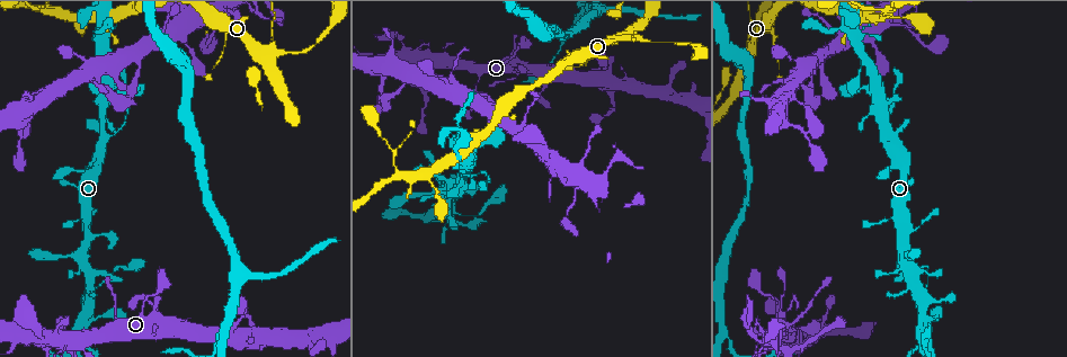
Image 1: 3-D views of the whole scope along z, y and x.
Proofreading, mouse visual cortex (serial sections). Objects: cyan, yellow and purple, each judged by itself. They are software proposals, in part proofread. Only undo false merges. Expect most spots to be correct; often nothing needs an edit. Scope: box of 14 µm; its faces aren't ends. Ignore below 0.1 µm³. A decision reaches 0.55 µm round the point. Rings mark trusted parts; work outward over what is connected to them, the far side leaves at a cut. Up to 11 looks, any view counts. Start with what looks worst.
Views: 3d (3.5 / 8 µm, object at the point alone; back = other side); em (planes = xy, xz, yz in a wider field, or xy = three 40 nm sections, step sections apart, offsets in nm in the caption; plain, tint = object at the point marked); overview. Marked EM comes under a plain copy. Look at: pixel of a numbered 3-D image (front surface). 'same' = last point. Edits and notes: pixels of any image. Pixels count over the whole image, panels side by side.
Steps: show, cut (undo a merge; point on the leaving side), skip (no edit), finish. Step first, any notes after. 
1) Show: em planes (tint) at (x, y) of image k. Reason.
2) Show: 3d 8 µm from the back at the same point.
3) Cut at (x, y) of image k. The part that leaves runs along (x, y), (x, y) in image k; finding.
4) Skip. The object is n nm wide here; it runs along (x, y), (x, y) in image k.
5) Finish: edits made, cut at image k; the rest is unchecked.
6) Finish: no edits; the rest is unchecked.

Show: 3d 3.5 µm at (266, 53) of image 1. Sharp bend.

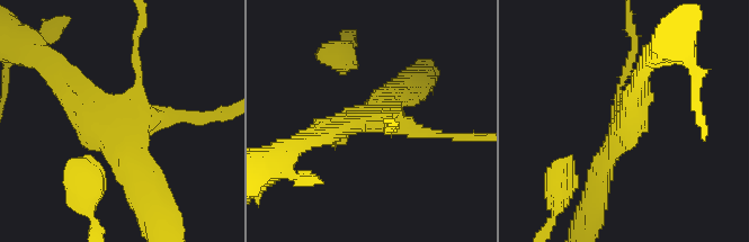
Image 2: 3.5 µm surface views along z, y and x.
Show: em xy step 5 (tint) at (622, 129) of image 2. 4 arms meet here; the arms are 100, 200, 300, 350 nm wide.

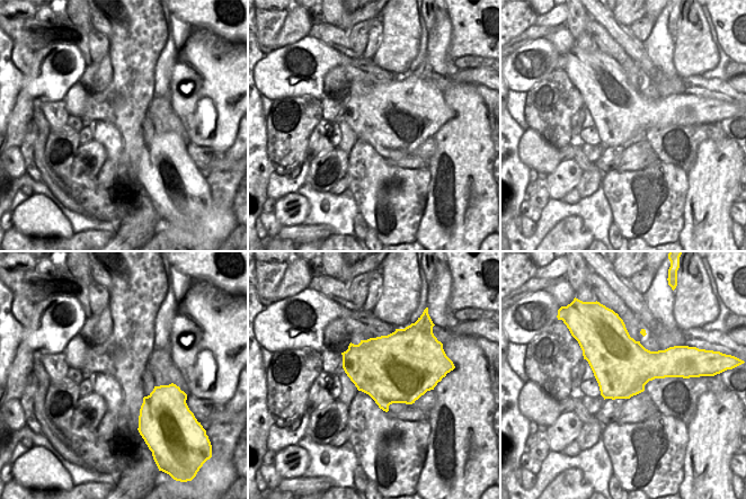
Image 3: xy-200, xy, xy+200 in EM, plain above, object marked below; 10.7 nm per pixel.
Skip. It runs along (62, 82), (114, 127), (145, 190) in image 2; continuous, no second cell.

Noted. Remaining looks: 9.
Show: 3d 3.5 µm at (67, 341) of image 1. Sharp bend.

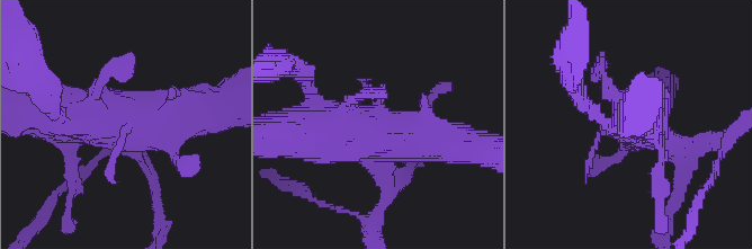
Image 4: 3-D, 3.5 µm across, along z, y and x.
Show: em xy step 2 (tint) at (126, 127) of image 4.

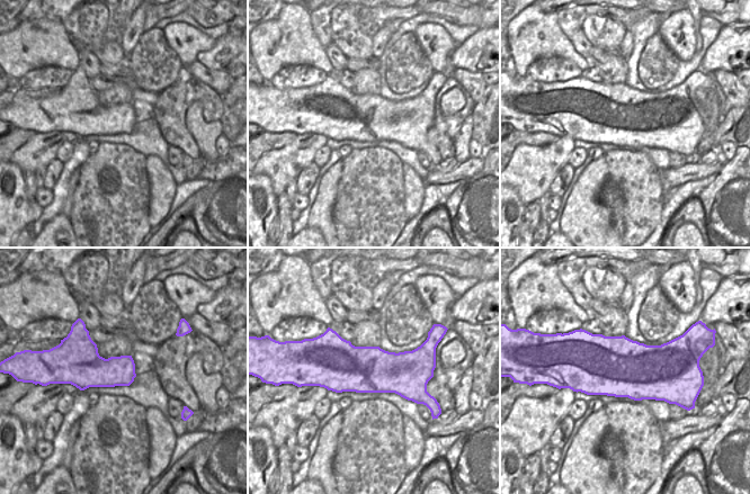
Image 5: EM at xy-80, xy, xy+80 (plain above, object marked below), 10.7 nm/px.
Skip. The object is 500 nm wide here; it runs along (457, 143), (309, 129) in image 4; all the same cell.

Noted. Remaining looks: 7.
Show: 3d 3.5 µm at (922, 293) of image 1. Branch point.

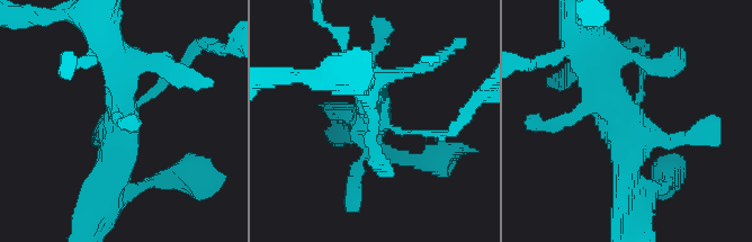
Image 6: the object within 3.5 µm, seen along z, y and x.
Show: em planes (tint) at (125, 115) of image 6.

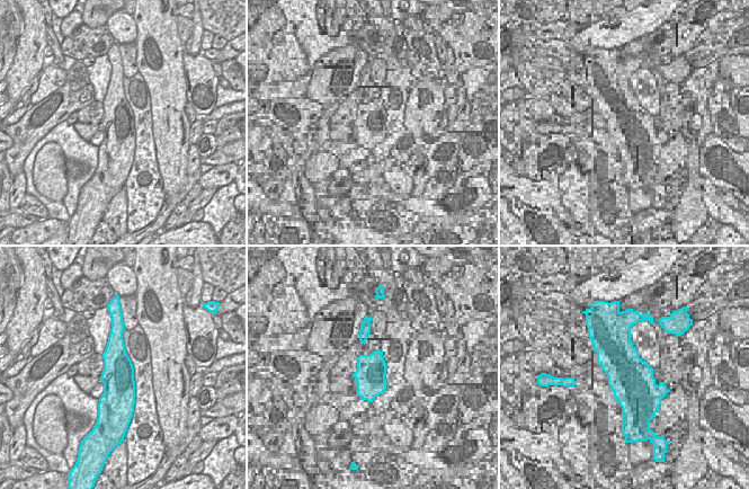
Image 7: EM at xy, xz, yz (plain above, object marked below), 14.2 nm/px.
Skip. It runs along (588, 52), (628, 132), (628, 190) in image 6; one cell here.

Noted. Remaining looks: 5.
Show: 3d 3.5 µm at (428, 173) of image 1.

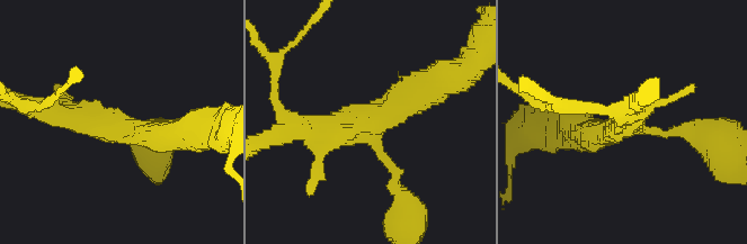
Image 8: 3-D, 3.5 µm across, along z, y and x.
Show: em xy step 1 (tint) at (626, 128) of image 8. 3 arms meet here; the arms are 150, 300, 450 nm wide; shape alone is not enough.

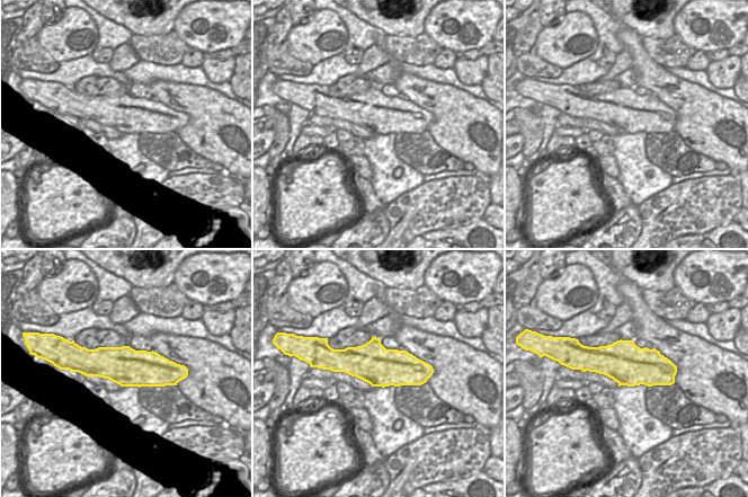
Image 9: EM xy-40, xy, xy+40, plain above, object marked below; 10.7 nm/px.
Show: em xy step 3 (tint) at the same point. Cut it another way.

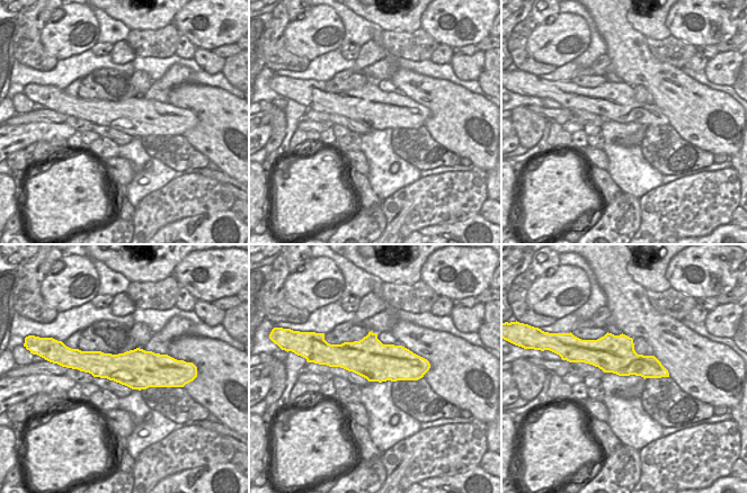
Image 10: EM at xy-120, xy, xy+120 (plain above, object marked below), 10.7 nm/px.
Skip. It runs along (433, 88), (371, 125), (301, 125) in image 8; all the same cell.

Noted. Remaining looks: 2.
Finish: no edits; the rest is unchecked.

